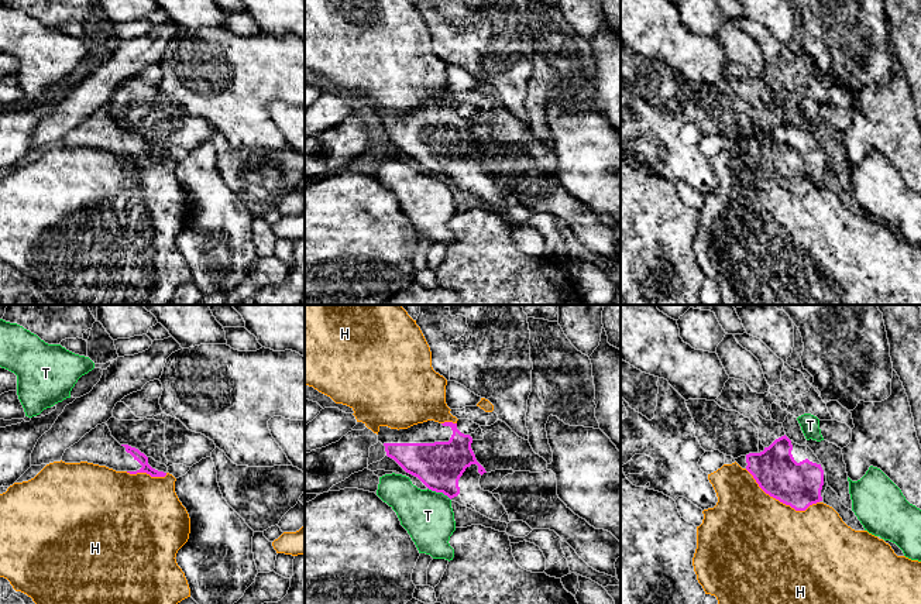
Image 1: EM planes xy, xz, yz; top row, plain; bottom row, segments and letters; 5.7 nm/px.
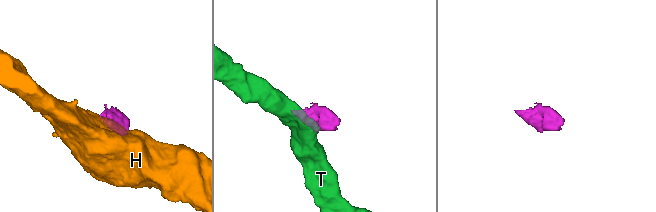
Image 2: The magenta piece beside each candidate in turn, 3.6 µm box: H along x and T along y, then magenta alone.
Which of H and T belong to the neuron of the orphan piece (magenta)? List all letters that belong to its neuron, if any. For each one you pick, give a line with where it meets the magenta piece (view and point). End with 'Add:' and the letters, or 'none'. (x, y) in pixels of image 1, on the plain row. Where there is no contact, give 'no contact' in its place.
Add: none

